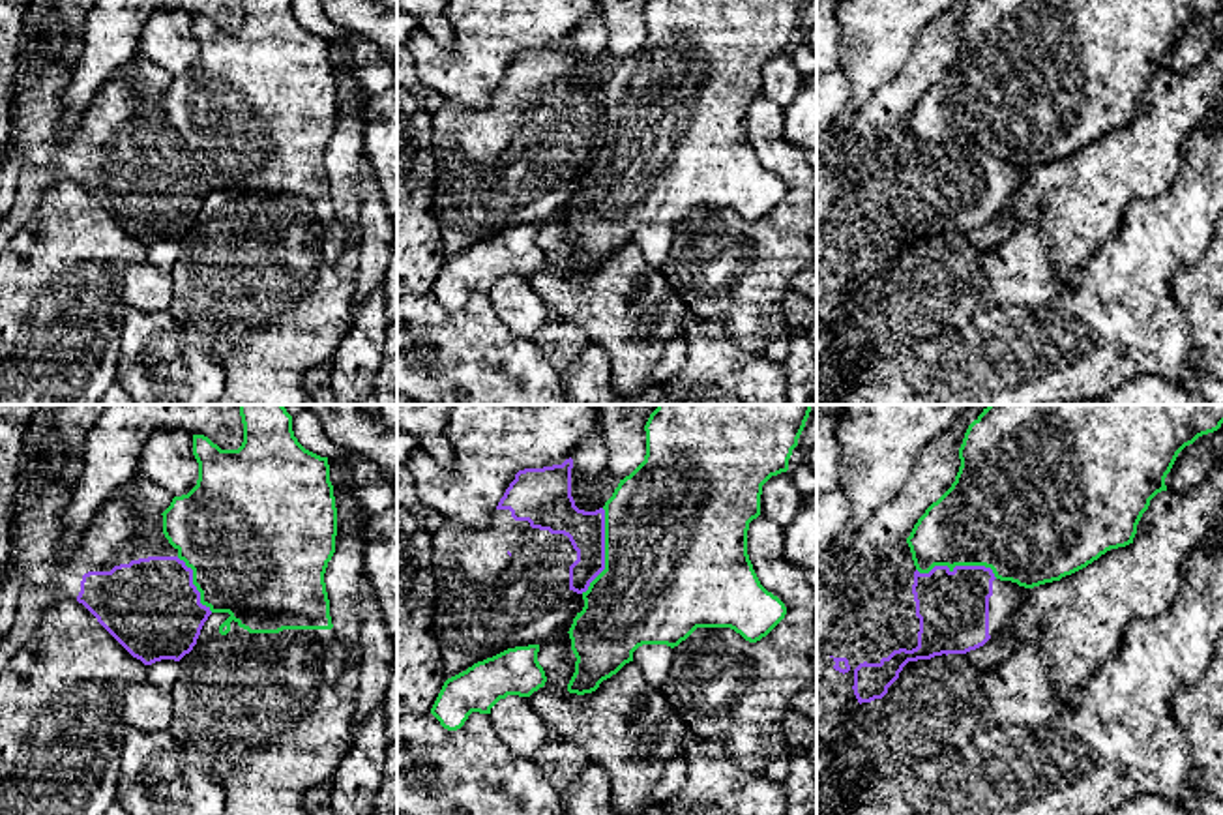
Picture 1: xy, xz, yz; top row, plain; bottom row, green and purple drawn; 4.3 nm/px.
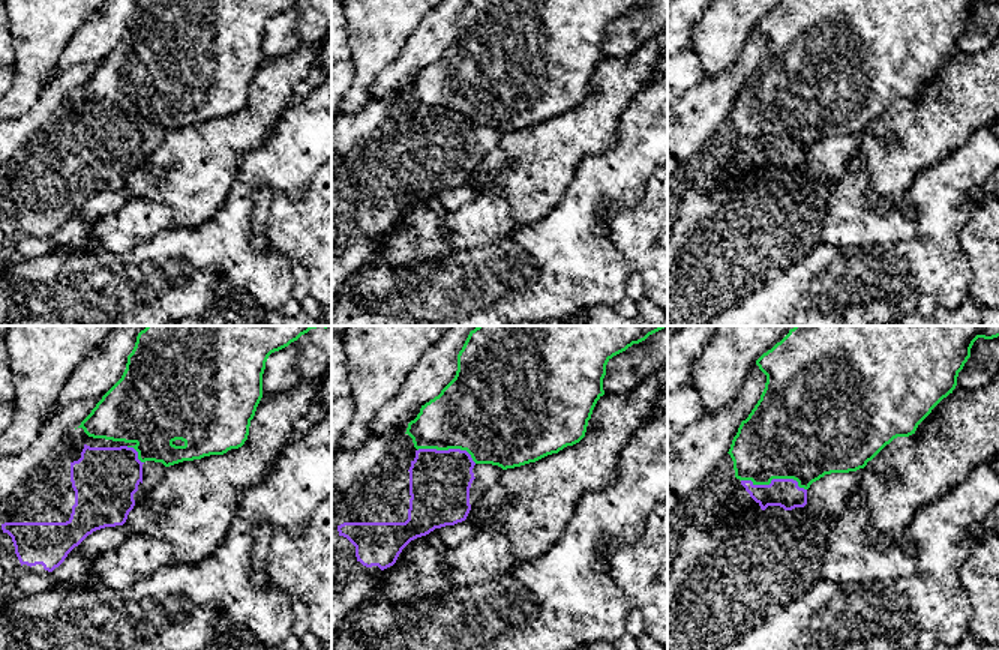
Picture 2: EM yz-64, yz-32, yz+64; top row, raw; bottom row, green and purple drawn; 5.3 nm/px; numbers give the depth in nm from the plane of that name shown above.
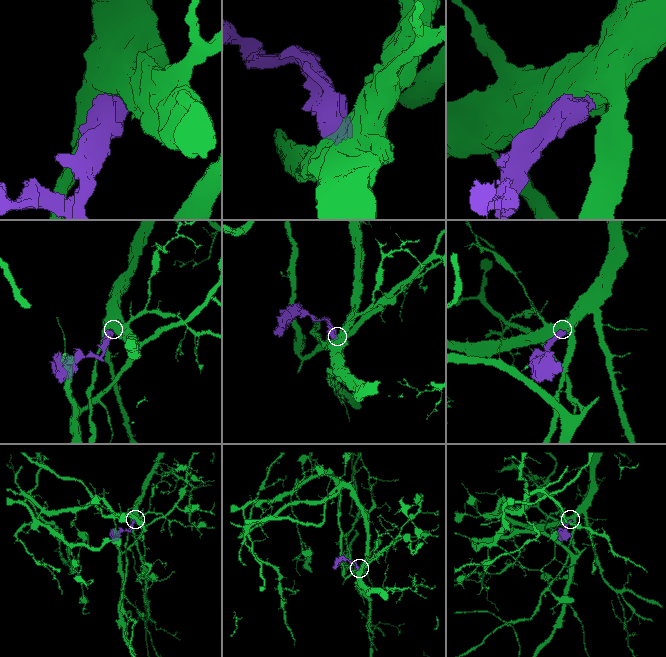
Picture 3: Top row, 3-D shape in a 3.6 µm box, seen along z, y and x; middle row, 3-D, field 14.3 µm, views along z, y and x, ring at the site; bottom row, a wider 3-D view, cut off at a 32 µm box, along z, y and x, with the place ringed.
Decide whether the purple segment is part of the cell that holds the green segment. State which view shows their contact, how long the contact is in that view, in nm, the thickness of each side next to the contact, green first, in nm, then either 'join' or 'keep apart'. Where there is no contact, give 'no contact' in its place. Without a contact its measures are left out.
yz | 360 nm | 420/300 nm | keep apart

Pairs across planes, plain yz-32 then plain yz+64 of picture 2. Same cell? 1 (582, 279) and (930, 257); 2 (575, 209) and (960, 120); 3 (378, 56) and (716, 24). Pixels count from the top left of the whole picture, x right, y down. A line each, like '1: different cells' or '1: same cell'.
1: same cell
2: different cells
3: same cell

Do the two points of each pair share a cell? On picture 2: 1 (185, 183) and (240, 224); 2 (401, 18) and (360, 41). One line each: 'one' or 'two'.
1: two
2: one

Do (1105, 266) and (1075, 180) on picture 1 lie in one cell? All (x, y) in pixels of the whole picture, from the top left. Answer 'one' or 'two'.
two

